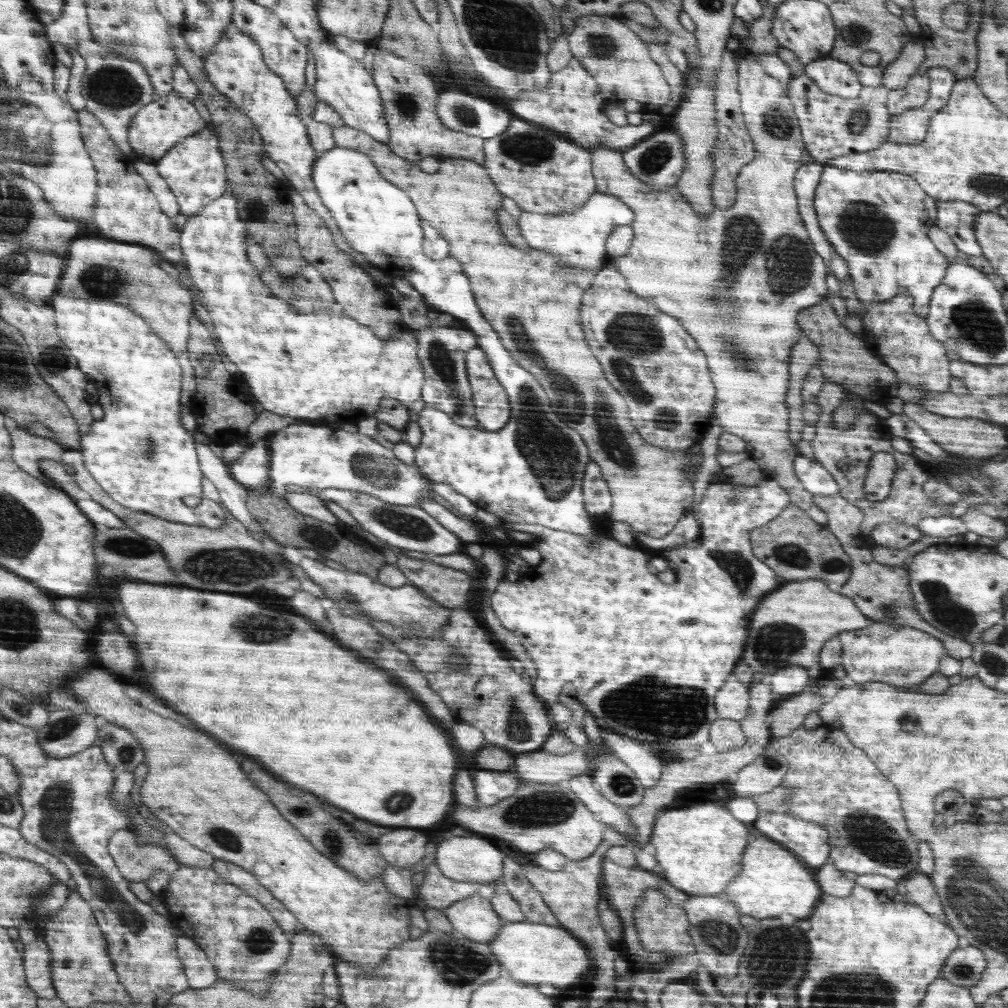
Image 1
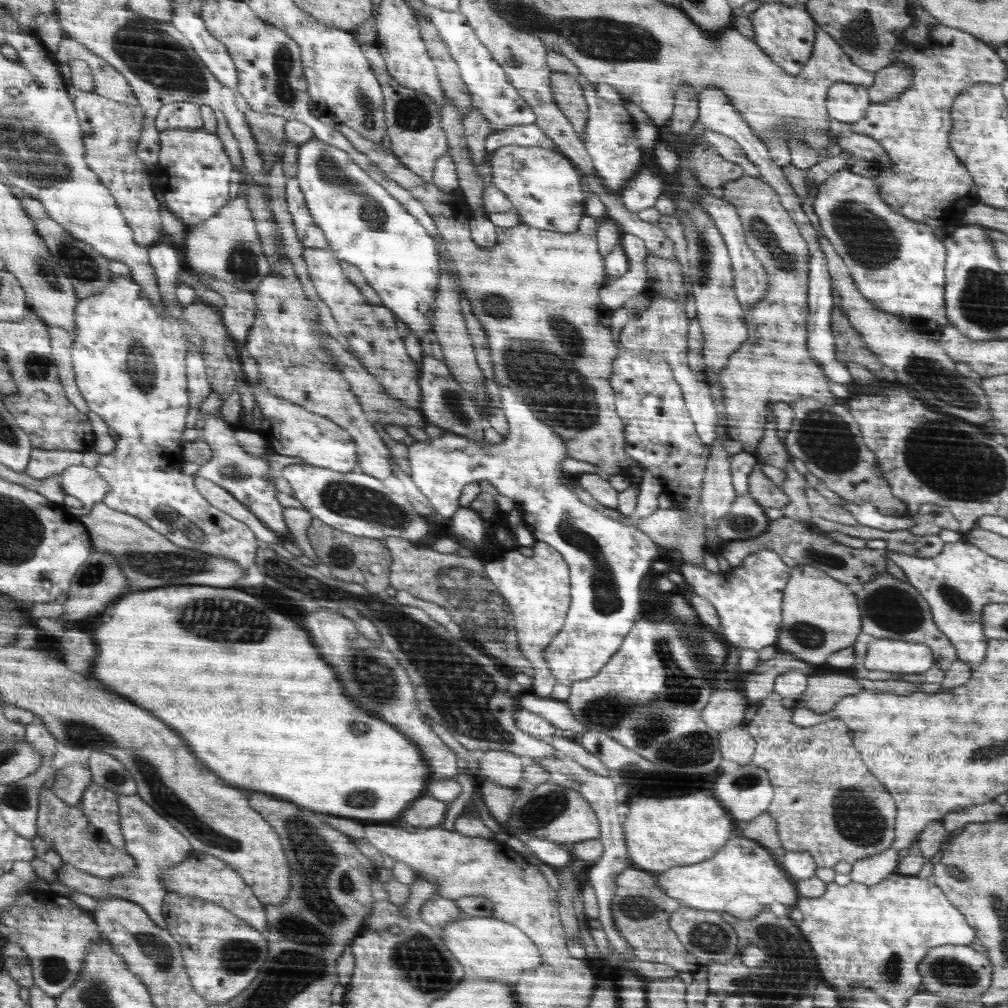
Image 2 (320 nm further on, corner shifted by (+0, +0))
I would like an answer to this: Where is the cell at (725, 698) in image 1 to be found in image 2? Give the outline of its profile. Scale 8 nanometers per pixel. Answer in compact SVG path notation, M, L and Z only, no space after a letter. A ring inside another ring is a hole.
M736 689L716 690L707 702L702 718L707 725L720 733L738 727L744 720L746 700Z

